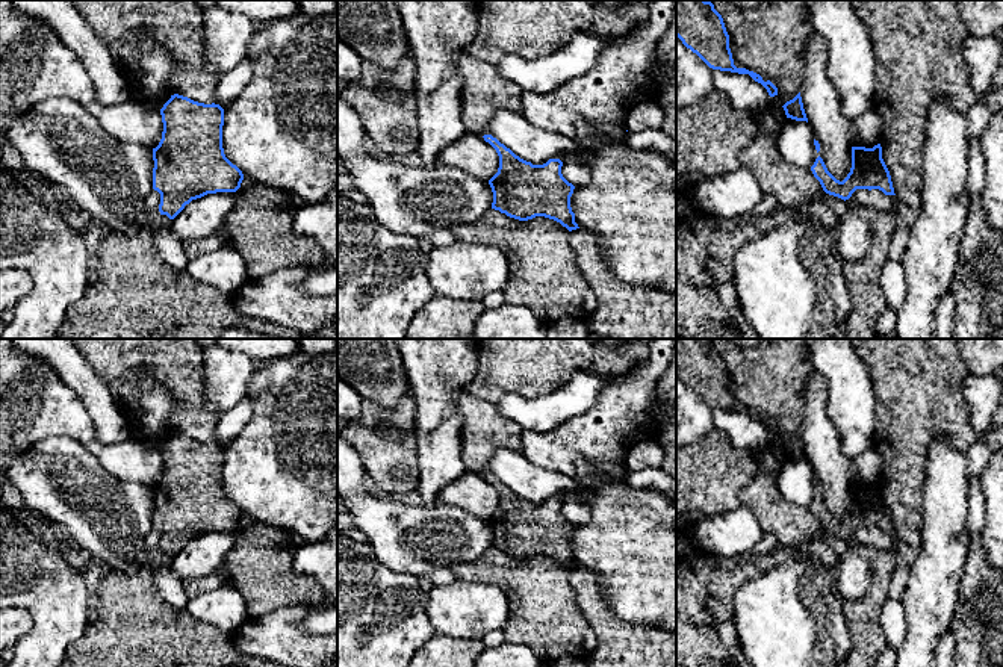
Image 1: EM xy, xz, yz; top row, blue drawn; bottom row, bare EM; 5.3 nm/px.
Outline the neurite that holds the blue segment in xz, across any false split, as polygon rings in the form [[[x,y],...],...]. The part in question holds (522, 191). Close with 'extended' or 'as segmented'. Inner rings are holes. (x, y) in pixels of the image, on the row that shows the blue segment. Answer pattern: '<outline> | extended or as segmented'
[[[492,135],[483,138],[499,156],[498,172],[489,180],[493,192],[492,209],[519,221],[545,216],[569,231],[579,228],[570,207],[575,186],[563,177],[560,159],[533,165]]] | as segmented

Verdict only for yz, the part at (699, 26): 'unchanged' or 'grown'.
unchanged

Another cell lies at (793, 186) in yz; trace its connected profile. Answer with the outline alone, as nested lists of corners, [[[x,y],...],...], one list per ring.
[[[756,130],[753,139],[740,151],[738,162],[758,180],[764,194],[778,198],[779,206],[806,206],[805,218],[835,230],[838,218],[823,200],[823,188],[811,169],[788,163],[778,150],[778,138]]]

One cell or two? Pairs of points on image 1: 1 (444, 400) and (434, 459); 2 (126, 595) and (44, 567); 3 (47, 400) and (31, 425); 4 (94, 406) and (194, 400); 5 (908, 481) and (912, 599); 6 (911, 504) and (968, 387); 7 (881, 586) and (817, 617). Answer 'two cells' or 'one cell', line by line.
1: one cell
2: two cells
3: one cell
4: two cells
5: two cells
6: two cells
7: two cells

